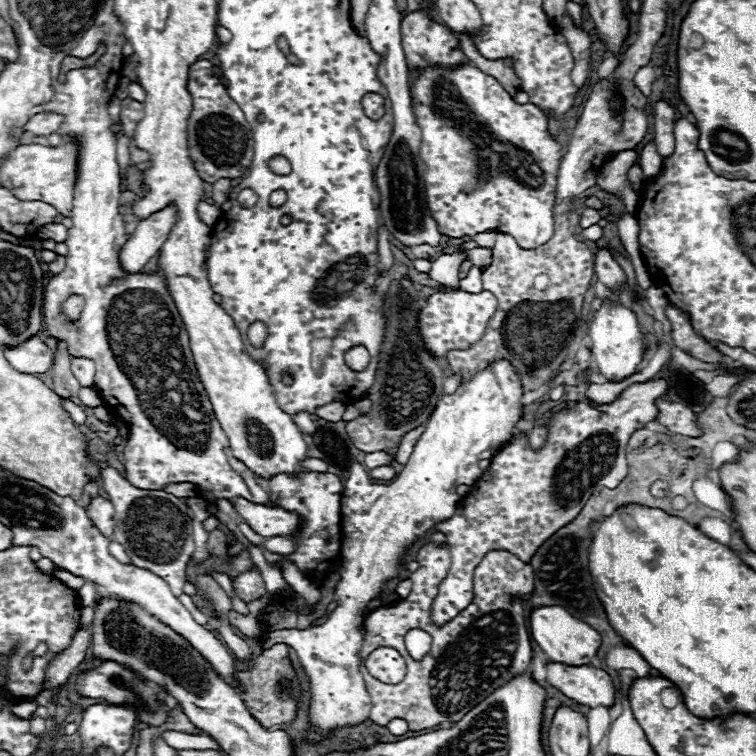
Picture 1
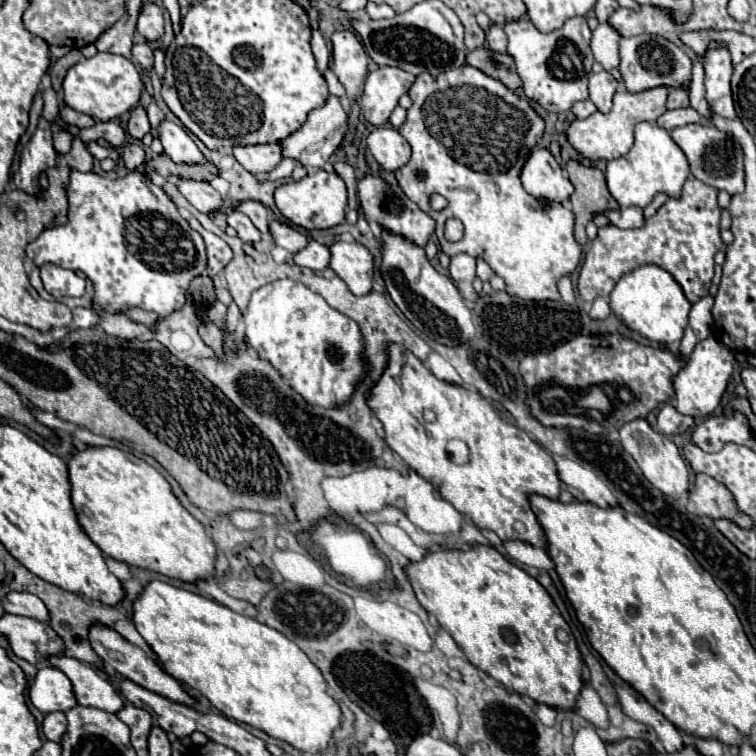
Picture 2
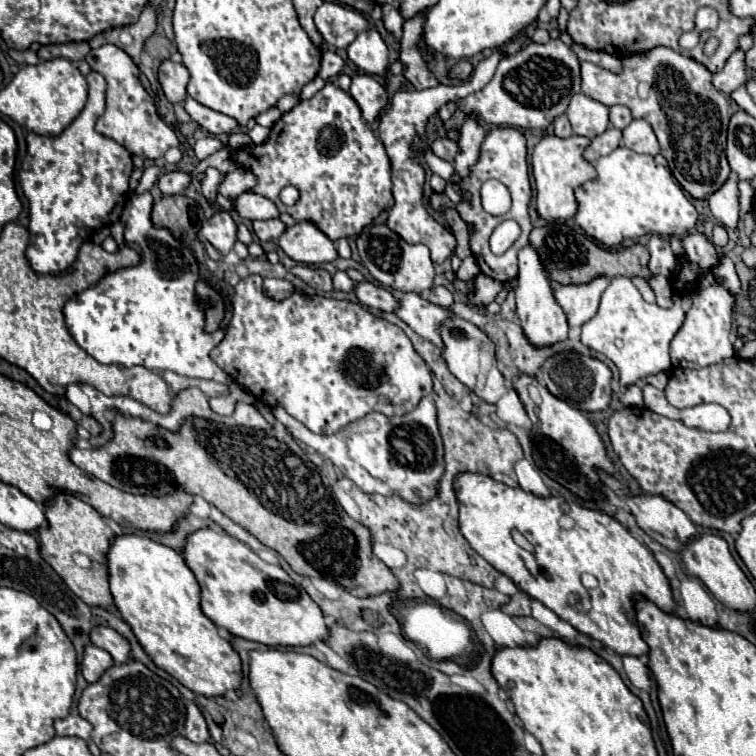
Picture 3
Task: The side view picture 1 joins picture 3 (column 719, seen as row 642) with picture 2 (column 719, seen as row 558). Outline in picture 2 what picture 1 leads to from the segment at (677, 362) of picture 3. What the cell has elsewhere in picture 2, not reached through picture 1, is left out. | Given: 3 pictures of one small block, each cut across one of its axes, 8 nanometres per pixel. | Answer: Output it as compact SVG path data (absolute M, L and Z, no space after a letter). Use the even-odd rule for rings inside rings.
M706 338L700 340L694 348L694 352L688 356L684 368L674 378L674 392L676 392L676 410L680 414L688 414L696 420L702 420L710 416L718 404L720 398L728 386L728 380L732 376L735 363L735 353L728 346L724 346L718 338Z

